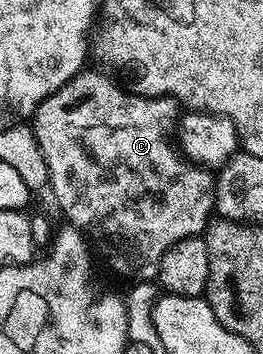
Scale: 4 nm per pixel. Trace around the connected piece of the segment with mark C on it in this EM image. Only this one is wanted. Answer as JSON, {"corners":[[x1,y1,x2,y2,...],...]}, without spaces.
{"corners":[[83,69,72,80,65,82,56,92,49,96,36,107,32,115,32,129,36,138,36,144,40,146,40,152,44,156,44,164,48,166,48,190,54,193,58,206,62,209,65,221,73,225,74,229,86,236,86,241,92,247,93,253,98,254,119,274,129,280,154,280,158,277,160,260,172,244,176,244,185,238,199,237,205,231,214,208,214,185,216,178,207,167,199,166,191,162,189,158,180,153,175,142,176,127,180,121,180,103,177,98,154,98,147,94,135,94,133,89,117,86,106,74,98,70]]}

